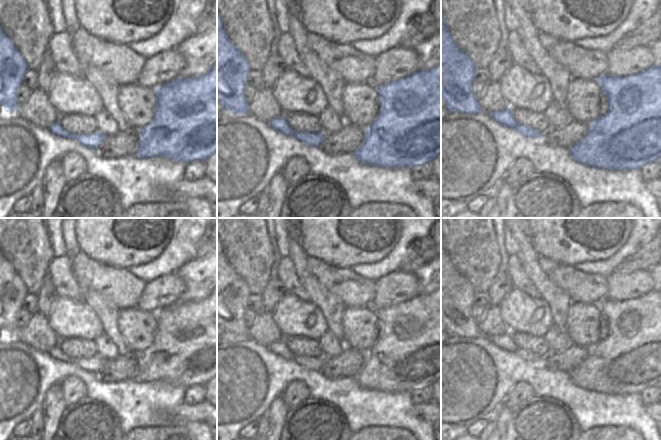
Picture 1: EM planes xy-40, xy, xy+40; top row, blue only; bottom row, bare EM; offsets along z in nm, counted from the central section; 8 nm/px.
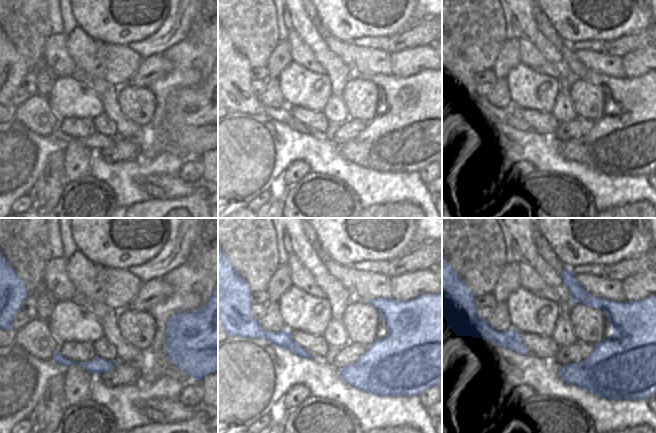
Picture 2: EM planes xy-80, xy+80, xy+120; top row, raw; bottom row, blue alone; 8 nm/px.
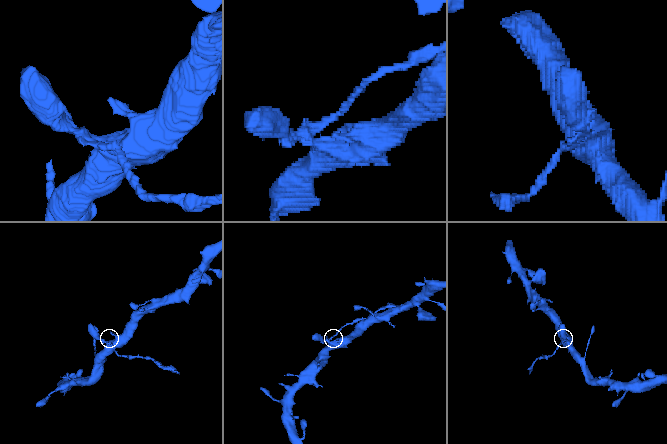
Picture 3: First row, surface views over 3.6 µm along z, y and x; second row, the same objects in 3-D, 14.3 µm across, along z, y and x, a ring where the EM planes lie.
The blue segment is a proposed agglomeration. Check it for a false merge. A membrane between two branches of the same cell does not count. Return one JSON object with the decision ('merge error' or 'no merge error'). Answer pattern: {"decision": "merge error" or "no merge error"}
{"decision": "no merge error"}

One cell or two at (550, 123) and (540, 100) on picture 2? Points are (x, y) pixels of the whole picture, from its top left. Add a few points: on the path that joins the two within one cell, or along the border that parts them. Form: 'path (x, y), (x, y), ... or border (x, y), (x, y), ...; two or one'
border (522, 107), (550, 112); two

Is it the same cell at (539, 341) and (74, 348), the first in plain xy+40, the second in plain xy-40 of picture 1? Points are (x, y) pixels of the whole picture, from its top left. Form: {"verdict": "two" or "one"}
{"verdict": "one"}

